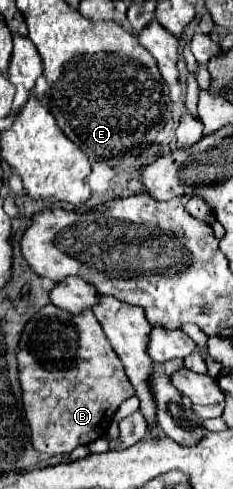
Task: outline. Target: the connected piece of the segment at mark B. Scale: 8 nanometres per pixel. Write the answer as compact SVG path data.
M44 305L24 327L18 343L18 379L22 387L24 415L30 423L32 445L40 453L62 455L70 453L78 445L88 445L100 439L118 409L118 405L134 395L134 387L128 381L118 355L112 351L110 343L104 339L96 317L90 309L74 315L70 311L60 311L56 305Z

